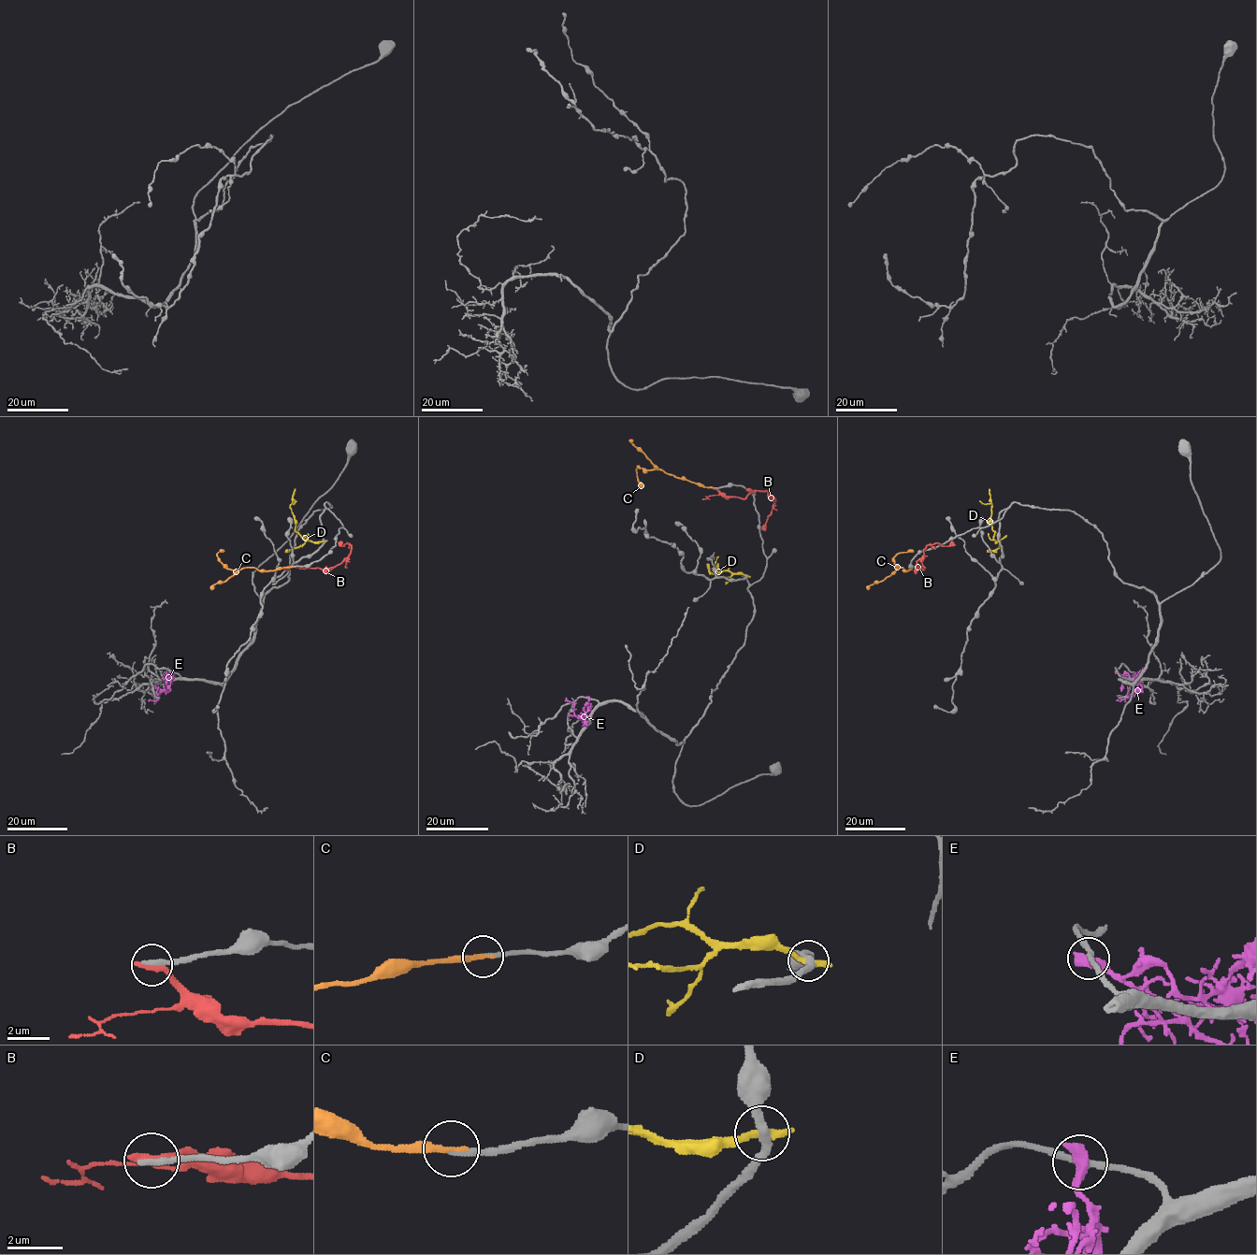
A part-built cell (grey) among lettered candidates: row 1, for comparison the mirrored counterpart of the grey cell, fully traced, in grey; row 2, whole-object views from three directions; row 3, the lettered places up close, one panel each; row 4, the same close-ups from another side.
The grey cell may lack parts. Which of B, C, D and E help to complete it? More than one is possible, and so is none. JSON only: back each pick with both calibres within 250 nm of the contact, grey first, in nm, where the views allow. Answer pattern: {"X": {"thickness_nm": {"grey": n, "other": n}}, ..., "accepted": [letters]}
{"C": {"thickness_nm": {"grey": 240, "other": 280}}, "accepted": ["C"]}

